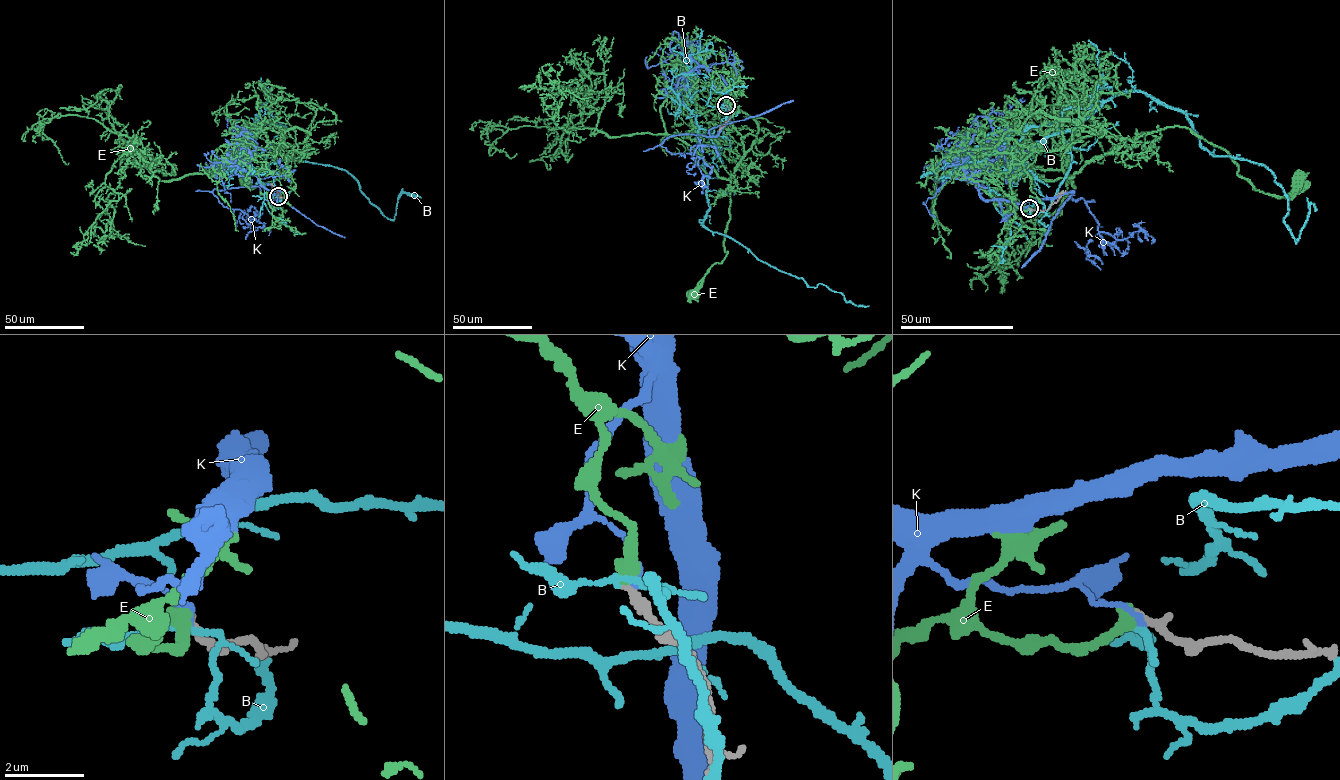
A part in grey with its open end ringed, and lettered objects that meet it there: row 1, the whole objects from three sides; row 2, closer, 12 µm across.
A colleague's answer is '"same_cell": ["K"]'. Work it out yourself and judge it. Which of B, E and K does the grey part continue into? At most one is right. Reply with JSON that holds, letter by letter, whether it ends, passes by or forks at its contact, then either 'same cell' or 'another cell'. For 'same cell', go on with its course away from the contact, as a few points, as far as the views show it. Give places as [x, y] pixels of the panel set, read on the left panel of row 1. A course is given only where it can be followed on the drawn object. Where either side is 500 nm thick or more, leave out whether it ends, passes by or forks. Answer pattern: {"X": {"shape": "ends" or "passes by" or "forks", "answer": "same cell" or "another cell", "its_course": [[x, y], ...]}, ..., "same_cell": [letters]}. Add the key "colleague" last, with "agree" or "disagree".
{"B": {"shape": "passes by", "answer": "another cell"}, "E": {"shape": "ends", "answer": "another cell"}, "K": {"shape": "ends", "answer": "another cell"}, "same_cell": [], "colleague": "disagree"}

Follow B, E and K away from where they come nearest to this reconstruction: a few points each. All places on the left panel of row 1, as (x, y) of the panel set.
B: (277, 196), (250, 142), (259, 114), (254, 150), (264, 156), (347, 171), (389, 218), (402, 193), (421, 197)
E: (278, 196), (231, 143), (282, 155), (296, 144), (281, 138), (272, 180), (250, 188), (244, 175)
K: (278, 196), (281, 189), (268, 185), (213, 191), (224, 207), (250, 218), (254, 207), (249, 219)

